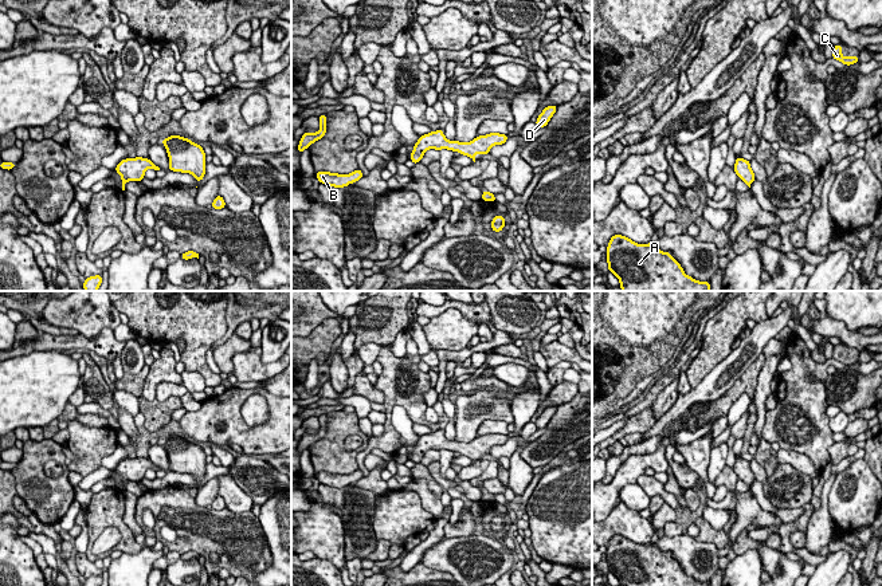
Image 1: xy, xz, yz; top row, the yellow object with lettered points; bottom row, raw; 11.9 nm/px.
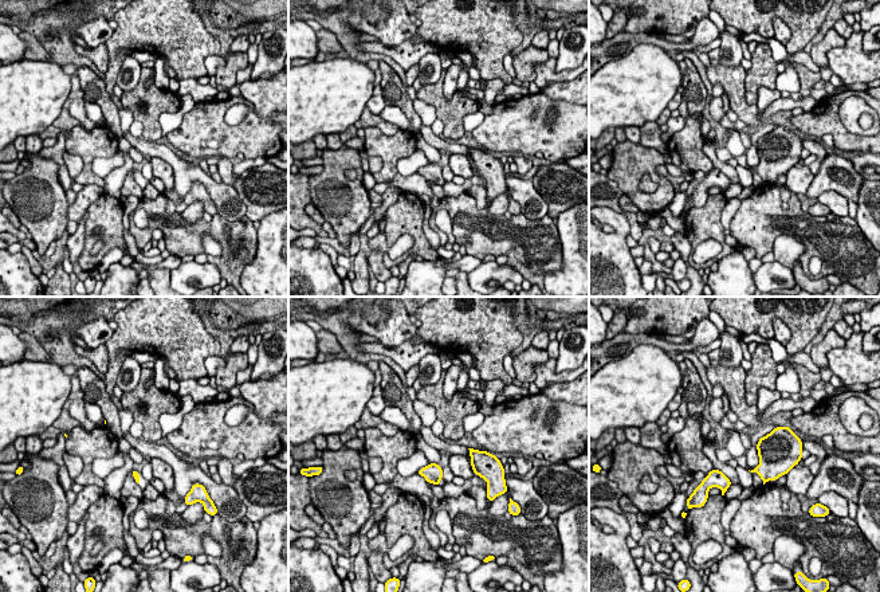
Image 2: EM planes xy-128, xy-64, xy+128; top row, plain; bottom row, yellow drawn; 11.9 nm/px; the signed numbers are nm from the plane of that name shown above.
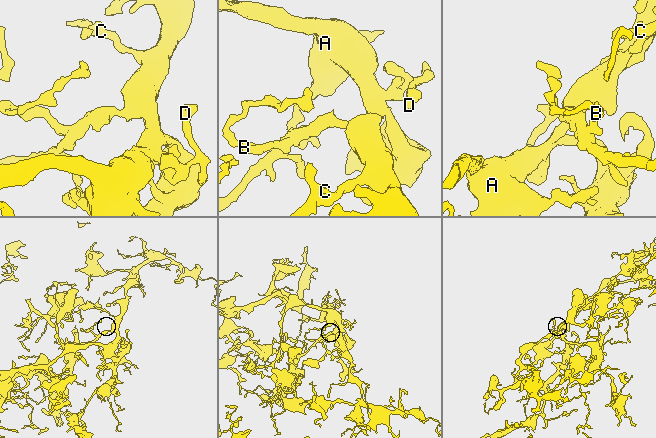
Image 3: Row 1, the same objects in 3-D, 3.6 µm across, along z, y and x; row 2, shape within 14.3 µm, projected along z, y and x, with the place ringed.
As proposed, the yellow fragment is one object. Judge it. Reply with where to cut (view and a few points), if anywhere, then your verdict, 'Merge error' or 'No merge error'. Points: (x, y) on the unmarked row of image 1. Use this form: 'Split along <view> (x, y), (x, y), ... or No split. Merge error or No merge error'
No split. No merge error

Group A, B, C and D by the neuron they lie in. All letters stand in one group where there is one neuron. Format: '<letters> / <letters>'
A B C D

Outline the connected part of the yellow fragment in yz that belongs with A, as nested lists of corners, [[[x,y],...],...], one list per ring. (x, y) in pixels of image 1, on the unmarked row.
[[[623,535],[609,539],[605,562],[620,586],[710,586],[710,582],[699,582],[686,575],[671,554],[660,551],[656,544],[636,544]]]

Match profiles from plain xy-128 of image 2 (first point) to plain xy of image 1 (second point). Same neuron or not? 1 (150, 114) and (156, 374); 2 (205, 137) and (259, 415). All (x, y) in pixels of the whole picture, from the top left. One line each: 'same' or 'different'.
1: different
2: different

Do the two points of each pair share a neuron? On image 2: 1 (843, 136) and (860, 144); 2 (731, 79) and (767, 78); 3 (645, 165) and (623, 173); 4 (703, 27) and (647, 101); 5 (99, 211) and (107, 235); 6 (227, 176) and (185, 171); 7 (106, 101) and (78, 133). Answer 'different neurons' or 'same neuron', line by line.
1: same neuron
2: different neurons
3: same neuron
4: different neurons
5: same neuron
6: different neurons
7: different neurons

